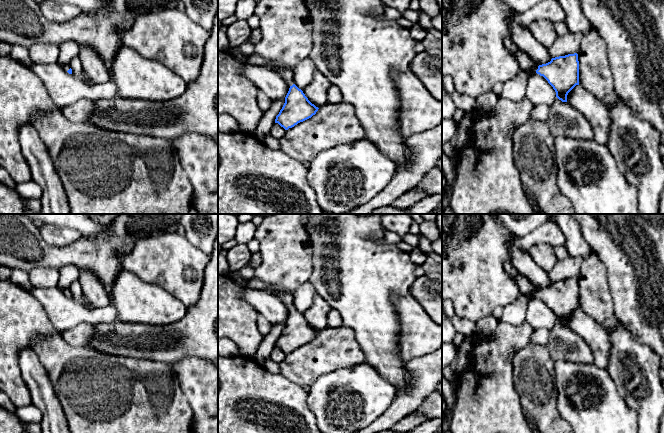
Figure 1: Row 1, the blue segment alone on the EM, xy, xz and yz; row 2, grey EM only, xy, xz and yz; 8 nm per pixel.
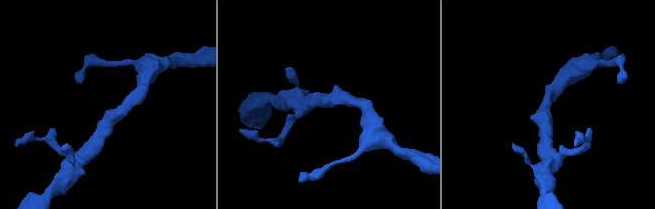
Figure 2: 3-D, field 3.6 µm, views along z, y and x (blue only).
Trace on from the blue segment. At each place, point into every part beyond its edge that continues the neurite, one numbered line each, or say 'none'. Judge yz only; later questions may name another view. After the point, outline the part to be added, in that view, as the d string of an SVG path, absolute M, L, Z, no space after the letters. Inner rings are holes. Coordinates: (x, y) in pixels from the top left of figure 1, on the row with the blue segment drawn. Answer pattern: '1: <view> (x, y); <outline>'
1: yz (525, 62); M512 39L506 40L506 47L516 57L521 70L532 71L536 73L538 66L534 63L528 54L520 50L515 45Z

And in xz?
1: xz (287, 73); M268 62L264 67L273 70L277 72L279 75L281 75L284 80L287 82L289 86L292 86L294 84L294 74L292 68L285 68L283 70L276 68L272 63Z

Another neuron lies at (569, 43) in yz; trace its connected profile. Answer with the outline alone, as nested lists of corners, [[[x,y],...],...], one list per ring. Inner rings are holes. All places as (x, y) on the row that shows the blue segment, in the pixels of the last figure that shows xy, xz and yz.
[[[567,32],[563,36],[558,36],[555,43],[549,48],[548,53],[551,58],[578,53],[583,34]]]

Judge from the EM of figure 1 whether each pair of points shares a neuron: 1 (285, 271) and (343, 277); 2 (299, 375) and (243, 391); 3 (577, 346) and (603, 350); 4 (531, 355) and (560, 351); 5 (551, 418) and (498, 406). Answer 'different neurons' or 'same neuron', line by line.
1: different neurons
2: different neurons
3: different neurons
4: different neurons
5: different neurons

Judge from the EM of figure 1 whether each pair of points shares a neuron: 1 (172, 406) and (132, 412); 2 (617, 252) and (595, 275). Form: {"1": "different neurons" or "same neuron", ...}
{"1": "same neuron", "2": "different neurons"}

